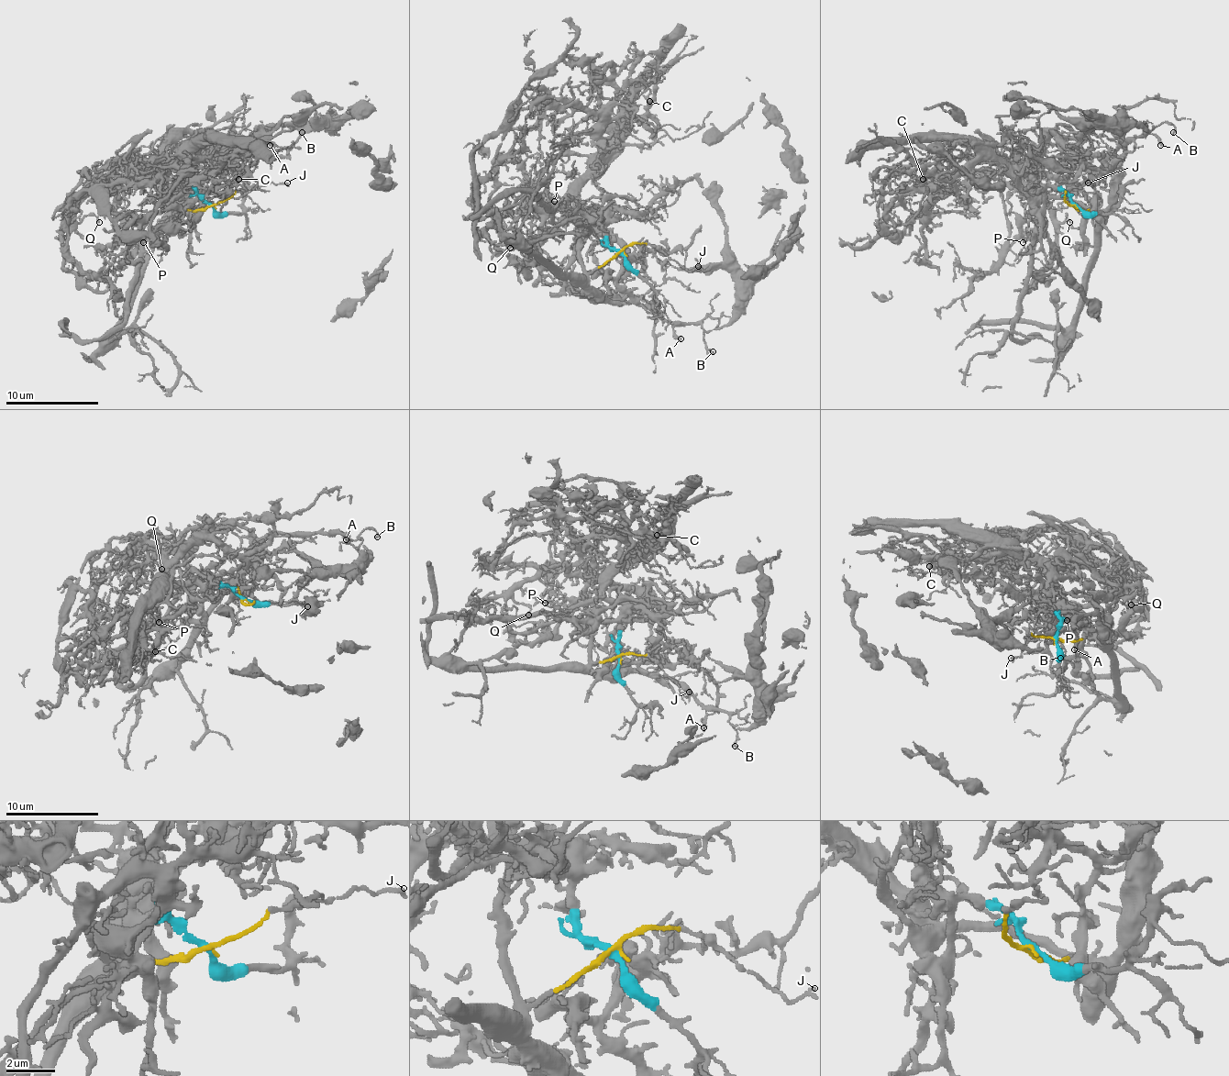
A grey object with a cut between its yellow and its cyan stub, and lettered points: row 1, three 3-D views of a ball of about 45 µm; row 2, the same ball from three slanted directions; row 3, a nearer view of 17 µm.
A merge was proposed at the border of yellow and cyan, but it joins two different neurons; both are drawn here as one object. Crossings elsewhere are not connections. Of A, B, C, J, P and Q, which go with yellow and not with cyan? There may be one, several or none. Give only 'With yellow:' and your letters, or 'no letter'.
With yellow: A, B, J

